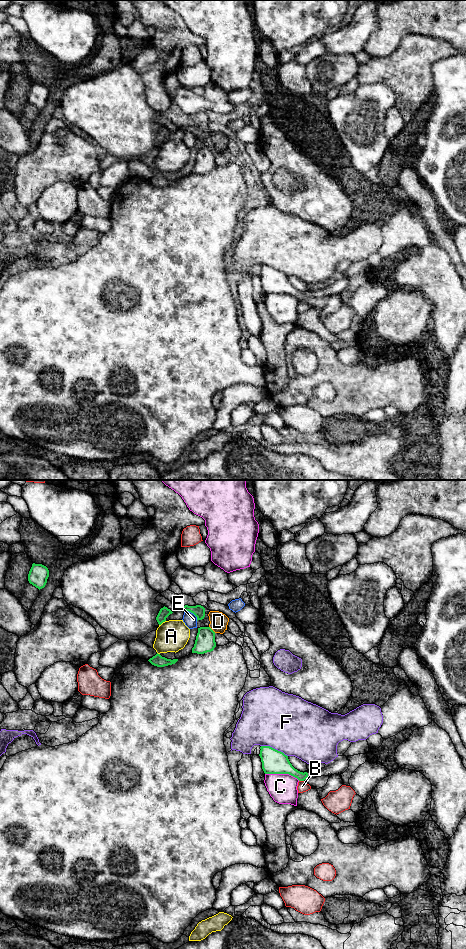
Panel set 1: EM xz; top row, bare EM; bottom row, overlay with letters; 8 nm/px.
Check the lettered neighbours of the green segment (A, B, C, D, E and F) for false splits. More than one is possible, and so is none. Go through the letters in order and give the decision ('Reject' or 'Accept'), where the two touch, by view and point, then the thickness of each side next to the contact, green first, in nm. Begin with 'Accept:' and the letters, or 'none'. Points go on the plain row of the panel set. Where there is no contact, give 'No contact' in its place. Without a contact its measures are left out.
Accept: none
A: Reject. Touches green at xz (162, 142). Thickness 90 nm (green) against 260 nm
B: Reject. Touches green at xz (301, 300). Thickness 190 nm (green) against 80 nm
C: Reject. Touches green at xz (282, 293). Thickness 190 nm (green) against 220 nm
D: Reject. Touches green at xz (211, 149). Thickness 160 nm (green) against 140 nm
E: Reject. Touches green at xz (192, 132). Thickness 100 nm (green) against 110 nm
F: Reject. Touches green at xz (273, 268). Thickness 190 nm (green) against 460 nm

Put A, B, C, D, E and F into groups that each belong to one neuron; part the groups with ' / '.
A / B / C / D / E / F

